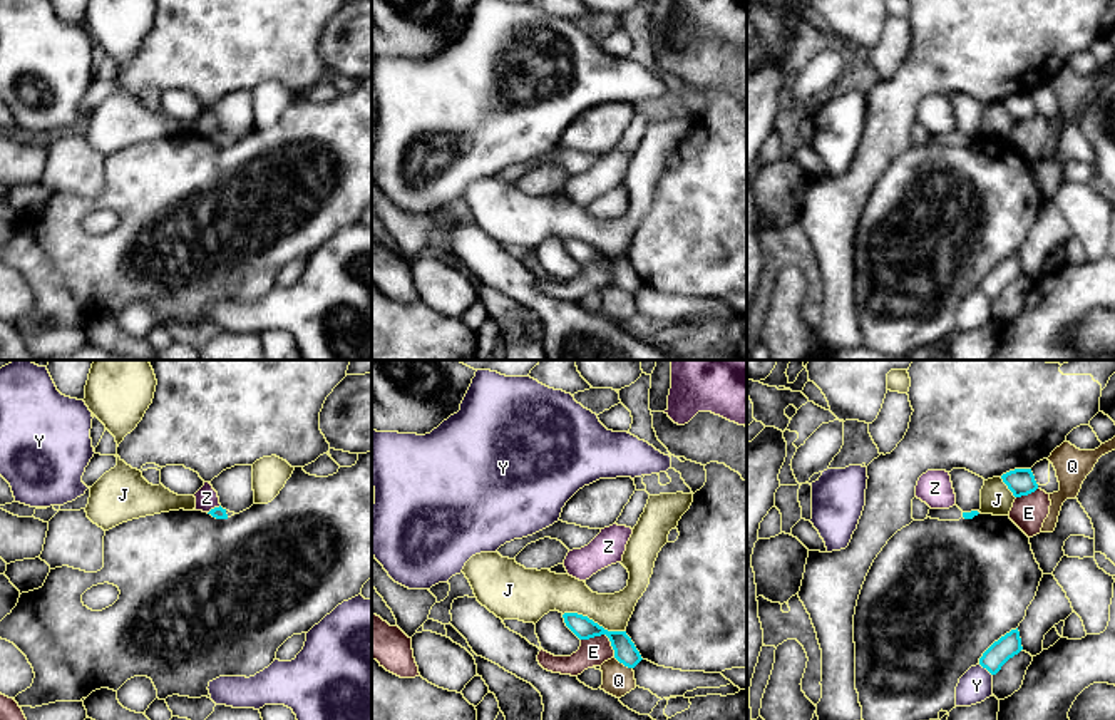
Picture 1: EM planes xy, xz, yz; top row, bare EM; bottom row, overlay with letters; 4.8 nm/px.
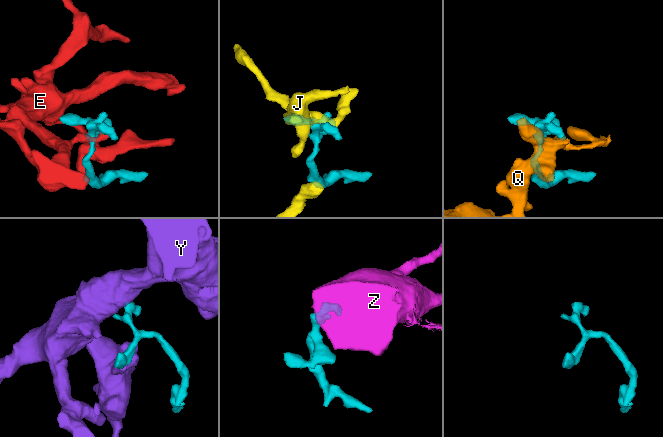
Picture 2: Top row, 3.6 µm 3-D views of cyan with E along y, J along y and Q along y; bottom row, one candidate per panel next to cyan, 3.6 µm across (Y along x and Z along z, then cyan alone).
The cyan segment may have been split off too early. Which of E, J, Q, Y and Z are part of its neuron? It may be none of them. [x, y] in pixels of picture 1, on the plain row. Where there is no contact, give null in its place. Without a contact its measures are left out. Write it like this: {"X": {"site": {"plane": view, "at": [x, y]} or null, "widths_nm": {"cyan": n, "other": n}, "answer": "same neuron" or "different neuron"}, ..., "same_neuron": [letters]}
{"E": {"site": {"plane": "xz", "at": [605, 258]}, "widths_nm": {"cyan": 110, "other": 140}, "answer": "different neuron"}, "J": {"site": {"plane": "xz", "at": [591, 245]}, "widths_nm": {"cyan": 110, "other": 190}, "answer": "different neuron"}, "Q": {"site": {"plane": "xz", "at": [623, 288]}, "widths_nm": {"cyan": 110, "other": 150}, "answer": "different neuron"}, "Y": {"site": {"plane": "yz", "at": [986, 293]}, "widths_nm": {"cyan": 110, "other": 160}, "answer": "different neuron"}, "Z": {"site": {"plane": "xy", "at": [215, 133]}, "widths_nm": {"cyan": 60, "other": 110}, "answer": "different neuron"}, "same_neuron": []}

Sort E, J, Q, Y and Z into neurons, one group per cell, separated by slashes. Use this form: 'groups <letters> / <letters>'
groups E / J / Q / Y / Z

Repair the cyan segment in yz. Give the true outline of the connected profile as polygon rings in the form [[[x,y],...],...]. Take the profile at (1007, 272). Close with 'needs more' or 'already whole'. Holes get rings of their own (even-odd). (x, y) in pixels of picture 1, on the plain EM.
[[[1016,253],[994,266],[979,283],[979,290],[986,293],[991,300],[996,300],[1001,291],[1021,275],[1021,263]]]; already whole

